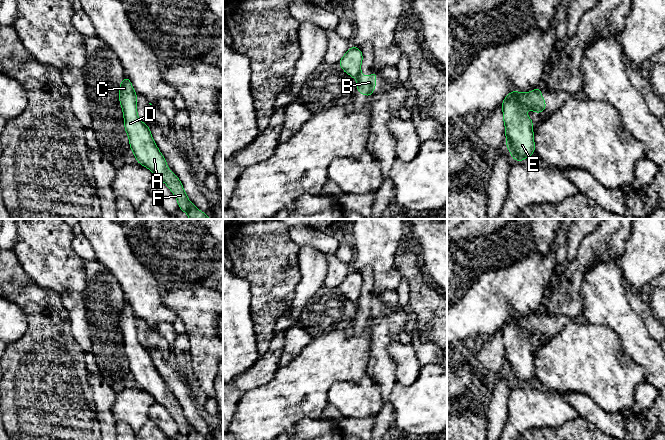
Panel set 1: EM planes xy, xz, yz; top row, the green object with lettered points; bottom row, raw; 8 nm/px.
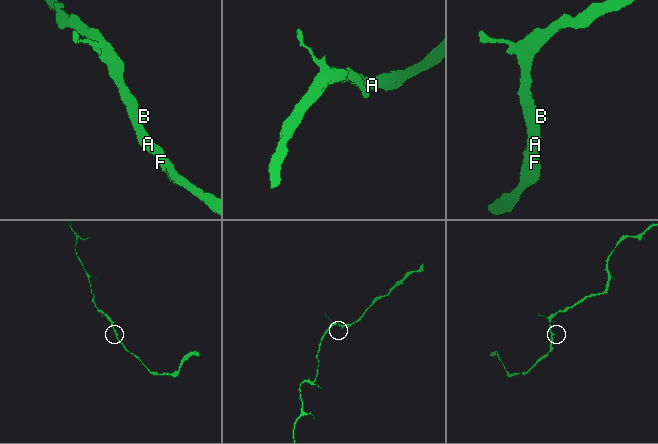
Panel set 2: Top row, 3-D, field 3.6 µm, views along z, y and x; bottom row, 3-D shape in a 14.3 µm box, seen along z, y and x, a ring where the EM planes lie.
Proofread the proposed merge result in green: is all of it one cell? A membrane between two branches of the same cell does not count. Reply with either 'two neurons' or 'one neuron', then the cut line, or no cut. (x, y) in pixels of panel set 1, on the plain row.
two neurons; cut yz (524, 317), (523, 329), (525, 331)

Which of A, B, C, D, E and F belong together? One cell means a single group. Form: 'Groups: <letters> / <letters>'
Groups: A C D E F / B

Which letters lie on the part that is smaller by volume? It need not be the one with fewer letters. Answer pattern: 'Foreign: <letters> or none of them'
Foreign: B

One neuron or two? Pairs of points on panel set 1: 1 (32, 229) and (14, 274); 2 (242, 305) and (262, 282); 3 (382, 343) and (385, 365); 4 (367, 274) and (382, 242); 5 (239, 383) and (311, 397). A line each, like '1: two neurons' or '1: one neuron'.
1: two neurons
2: two neurons
3: one neuron
4: two neurons
5: two neurons

